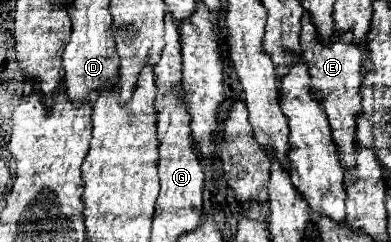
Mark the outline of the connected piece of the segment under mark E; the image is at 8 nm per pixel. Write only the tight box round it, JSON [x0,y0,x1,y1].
[300,17,364,169]

